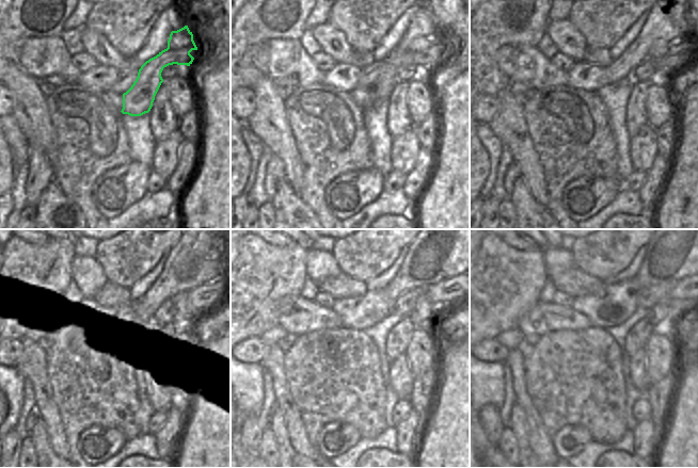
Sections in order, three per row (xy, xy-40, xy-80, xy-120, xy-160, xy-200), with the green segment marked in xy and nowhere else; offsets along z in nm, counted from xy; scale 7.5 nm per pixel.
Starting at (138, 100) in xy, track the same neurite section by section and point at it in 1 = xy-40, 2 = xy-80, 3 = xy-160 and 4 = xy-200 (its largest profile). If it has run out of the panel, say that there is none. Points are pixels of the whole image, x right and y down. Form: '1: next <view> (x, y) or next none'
1: next xy-40 (417, 54)
2: next xy-80 (659, 53)
3: next xy-160 (422, 316)
4: next xy-200 (659, 317)

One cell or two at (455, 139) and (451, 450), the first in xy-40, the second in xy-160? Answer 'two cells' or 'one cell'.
one cell

